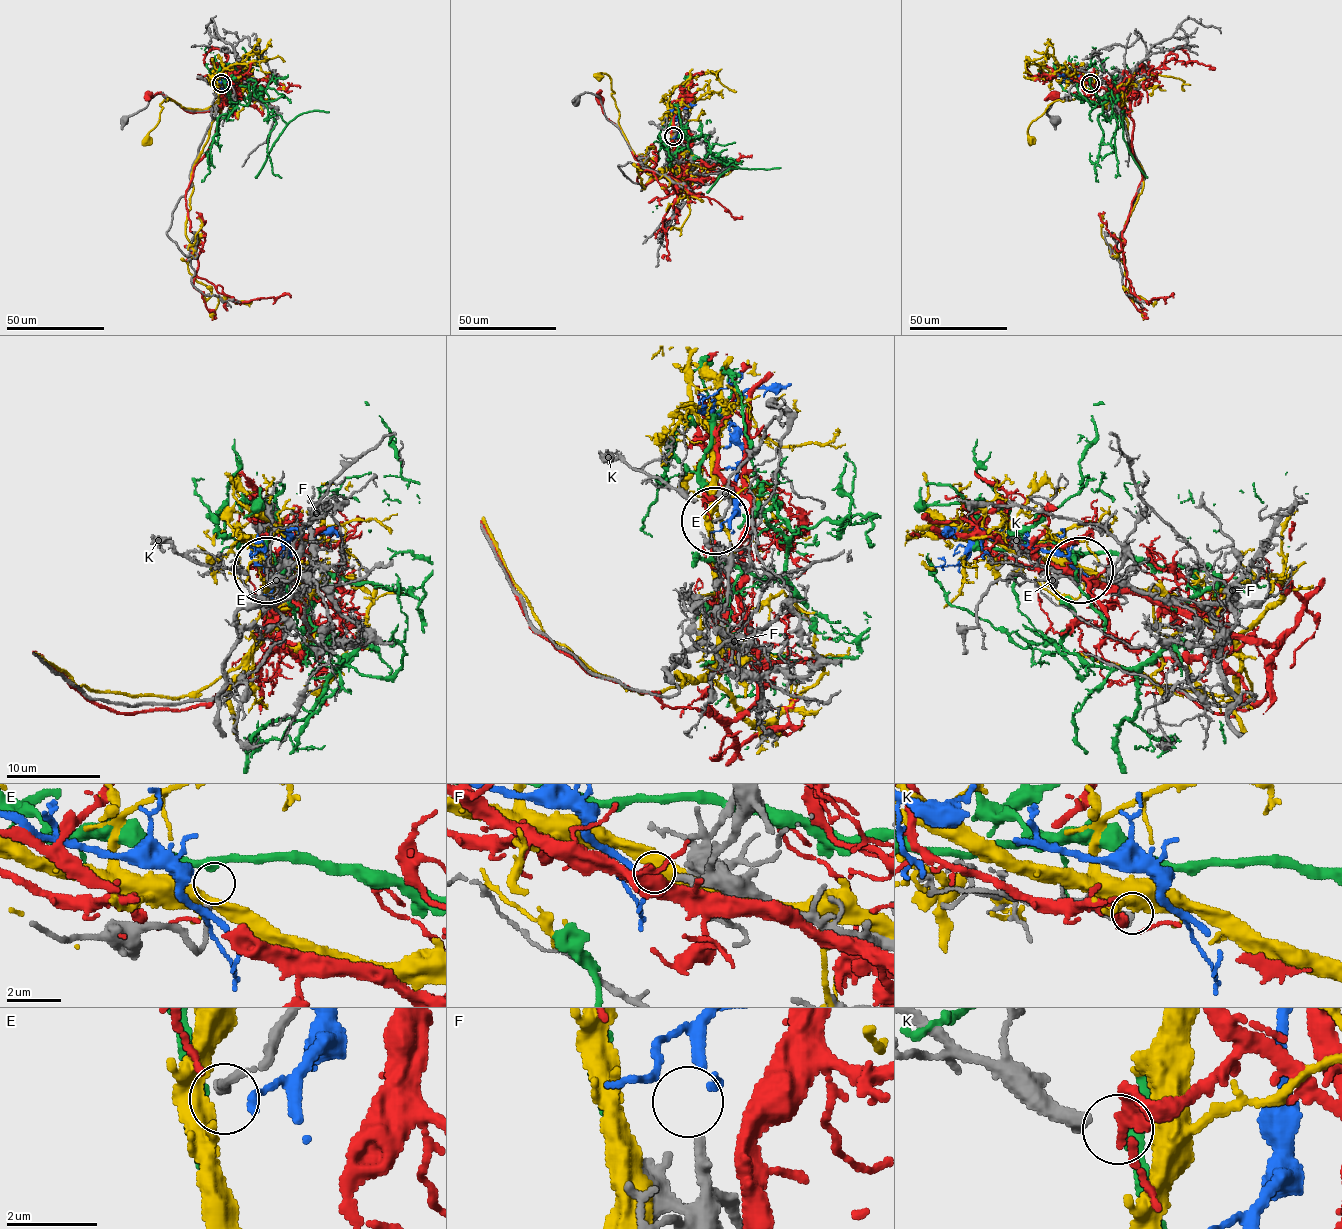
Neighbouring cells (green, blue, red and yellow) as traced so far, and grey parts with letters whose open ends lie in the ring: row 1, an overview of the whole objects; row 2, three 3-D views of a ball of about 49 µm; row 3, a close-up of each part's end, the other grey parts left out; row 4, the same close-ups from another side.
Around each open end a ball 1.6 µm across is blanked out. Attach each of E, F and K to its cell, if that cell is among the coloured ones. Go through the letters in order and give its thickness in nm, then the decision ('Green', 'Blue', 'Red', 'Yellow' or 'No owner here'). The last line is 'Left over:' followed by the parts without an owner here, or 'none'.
E: Thickness 240 nm. Green
F: Thickness 260 nm. Blue
K: Thickness 400 nm. Red
Left over: none

